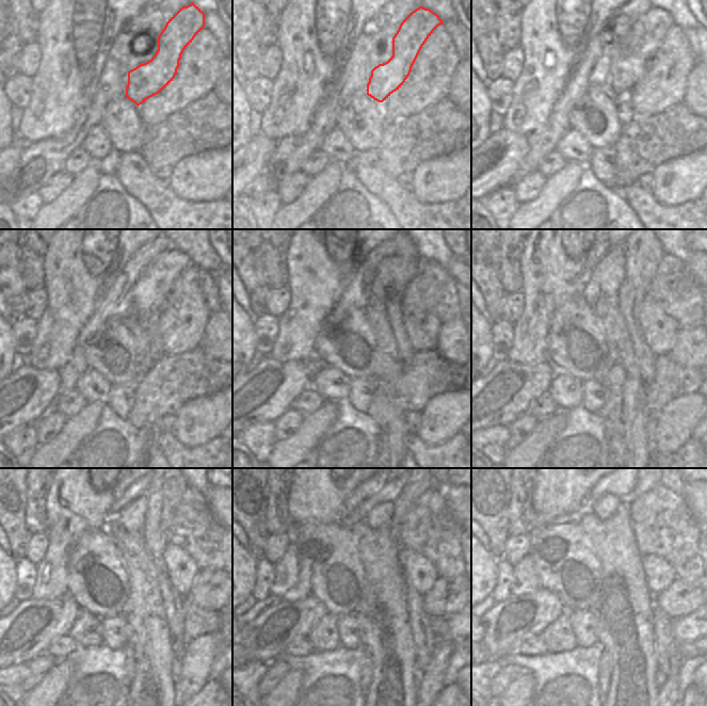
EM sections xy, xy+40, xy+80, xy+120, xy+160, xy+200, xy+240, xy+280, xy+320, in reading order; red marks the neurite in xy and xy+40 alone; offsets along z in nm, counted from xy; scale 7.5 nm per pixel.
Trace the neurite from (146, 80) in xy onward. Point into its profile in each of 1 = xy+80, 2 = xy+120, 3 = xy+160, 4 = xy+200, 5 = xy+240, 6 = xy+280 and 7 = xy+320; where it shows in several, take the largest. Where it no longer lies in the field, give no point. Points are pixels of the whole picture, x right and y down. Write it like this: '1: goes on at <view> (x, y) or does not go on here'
1: goes on at xy+80 (629, 58)
2: goes on at xy+120 (149, 294)
3: goes on at xy+160 (394, 274)
4: goes on at xy+200 (610, 271)
5: goes on at xy+240 (131, 517)
6: goes on at xy+280 (375, 512)
7: goes on at xy+320 (603, 508)

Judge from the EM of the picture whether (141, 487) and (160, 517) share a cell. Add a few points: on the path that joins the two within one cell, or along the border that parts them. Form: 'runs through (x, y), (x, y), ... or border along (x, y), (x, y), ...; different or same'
border along (151, 479), (146, 494); different

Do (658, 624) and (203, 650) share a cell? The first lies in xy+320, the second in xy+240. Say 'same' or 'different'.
different

